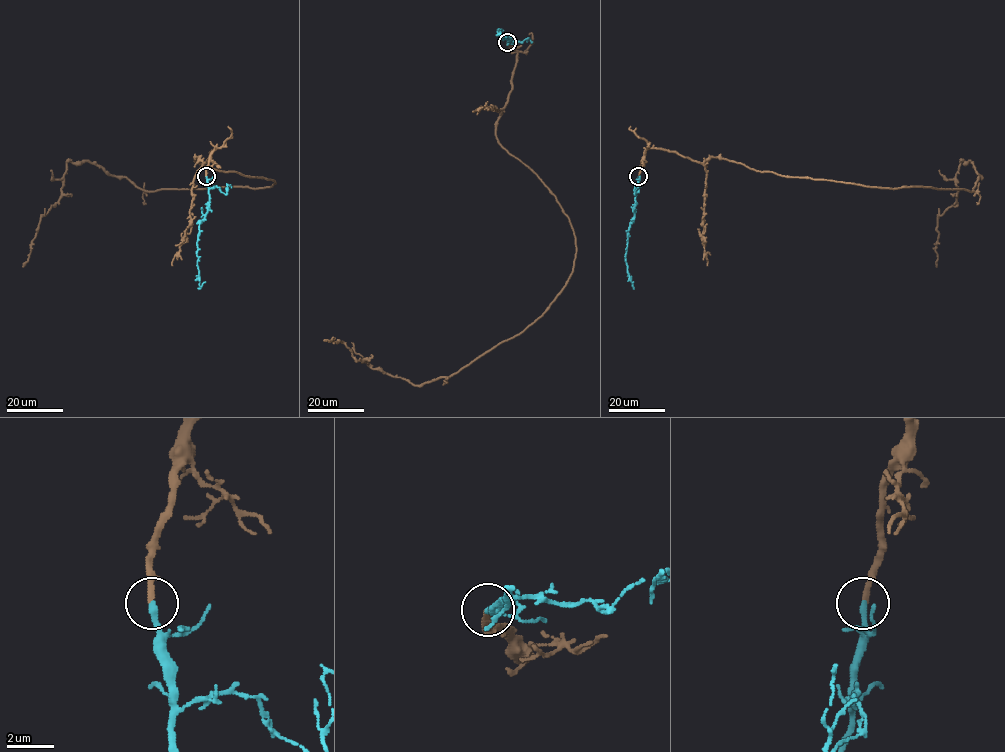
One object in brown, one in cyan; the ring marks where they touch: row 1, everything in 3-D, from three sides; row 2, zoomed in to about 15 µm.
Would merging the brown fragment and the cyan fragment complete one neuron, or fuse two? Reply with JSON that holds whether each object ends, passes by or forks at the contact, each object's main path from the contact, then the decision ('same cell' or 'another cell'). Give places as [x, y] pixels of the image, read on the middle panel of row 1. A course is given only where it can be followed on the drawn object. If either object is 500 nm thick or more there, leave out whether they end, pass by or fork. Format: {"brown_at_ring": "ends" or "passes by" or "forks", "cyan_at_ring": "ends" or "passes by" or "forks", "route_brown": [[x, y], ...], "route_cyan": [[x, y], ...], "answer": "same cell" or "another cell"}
{"brown_at_ring": "ends", "cyan_at_ring": "ends", "route_brown": [[507, 43], [516, 65], [496, 138], [568, 218], [576, 254], [564, 288], [522, 331], [425, 383], [323, 341]], "route_cyan": [[507, 43], [510, 39], [497, 29], [500, 36], [506, 37]], "answer": "same cell"}

